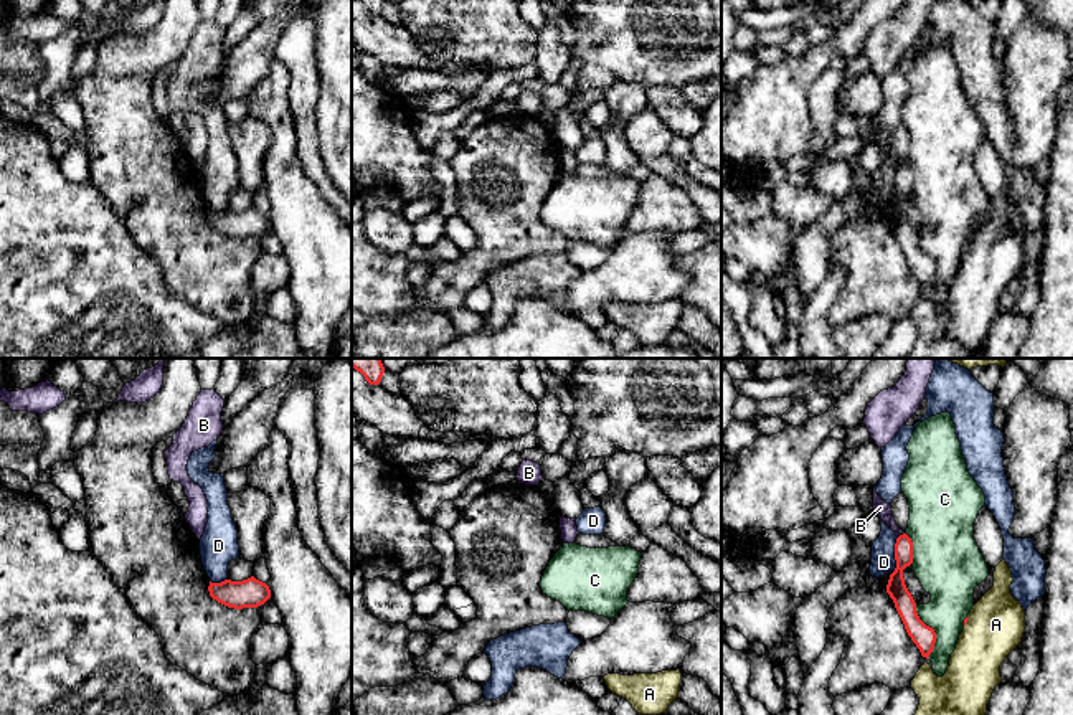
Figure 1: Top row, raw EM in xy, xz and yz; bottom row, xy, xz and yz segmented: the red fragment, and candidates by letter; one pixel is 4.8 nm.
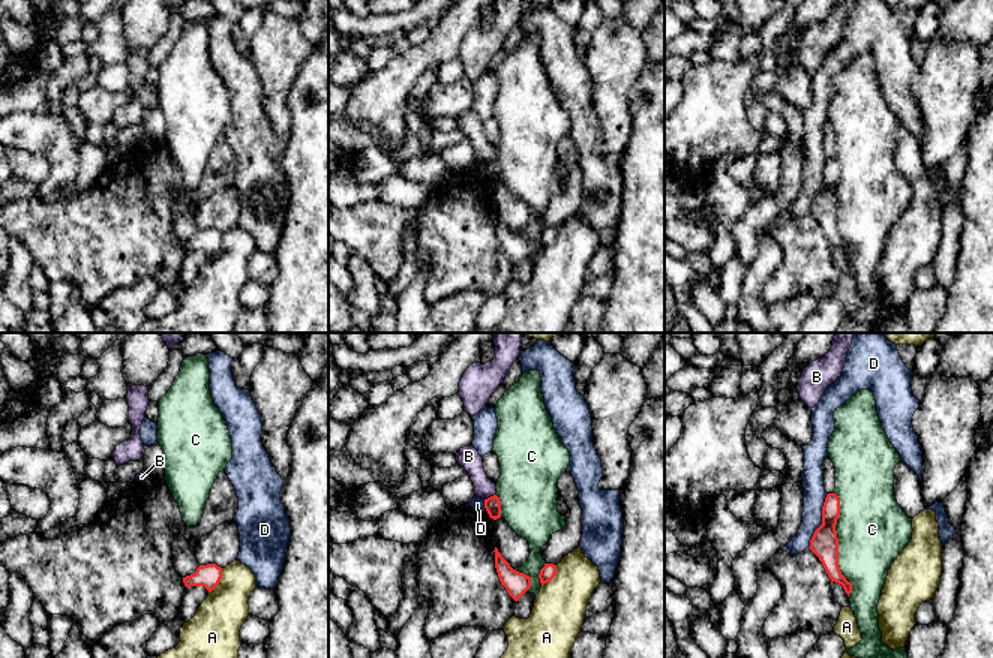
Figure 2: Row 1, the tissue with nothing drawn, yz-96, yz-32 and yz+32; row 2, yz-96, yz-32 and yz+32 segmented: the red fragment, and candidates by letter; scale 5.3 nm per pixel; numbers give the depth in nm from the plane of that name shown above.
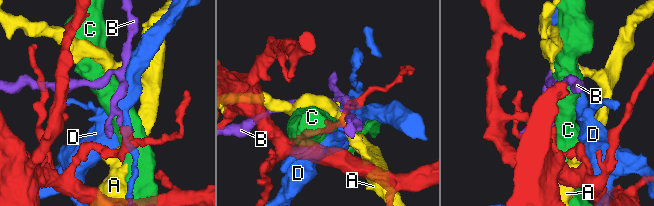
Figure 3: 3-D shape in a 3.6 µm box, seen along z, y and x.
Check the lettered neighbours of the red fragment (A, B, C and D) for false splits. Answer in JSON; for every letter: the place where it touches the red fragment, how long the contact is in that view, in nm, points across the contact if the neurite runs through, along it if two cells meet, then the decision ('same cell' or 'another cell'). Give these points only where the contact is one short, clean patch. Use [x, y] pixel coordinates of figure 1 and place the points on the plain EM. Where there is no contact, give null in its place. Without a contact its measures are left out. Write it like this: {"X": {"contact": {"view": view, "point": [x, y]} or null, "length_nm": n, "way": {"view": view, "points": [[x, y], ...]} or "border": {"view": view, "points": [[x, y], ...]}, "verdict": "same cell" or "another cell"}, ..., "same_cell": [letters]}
{"A": {"contact": {"view": "yz", "point": [966, 251]}, "length_nm": 50, "verdict": "another cell"}, "B": {"contact": {"view": "yz", "point": [900, 165]}, "length_nm": 40, "border": {"view": "yz", "points": [[903, 162], [898, 167]]}, "verdict": "another cell"}, "C": {"contact": {"view": "yz", "point": [933, 261]}, "length_nm": 280, "verdict": "another cell"}, "D": {"contact": {"view": "yz", "point": [895, 185]}, "length_nm": 180, "verdict": "another cell"}, "same_cell": []}

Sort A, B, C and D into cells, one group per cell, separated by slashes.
A / B / C / D

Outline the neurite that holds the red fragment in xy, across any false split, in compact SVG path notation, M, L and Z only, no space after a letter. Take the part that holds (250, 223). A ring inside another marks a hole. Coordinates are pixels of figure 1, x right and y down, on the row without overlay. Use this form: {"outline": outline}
{"outline": "M254 206L243 211L210 211L208 221L213 230L234 239L258 238L271 228L269 216Z"}

